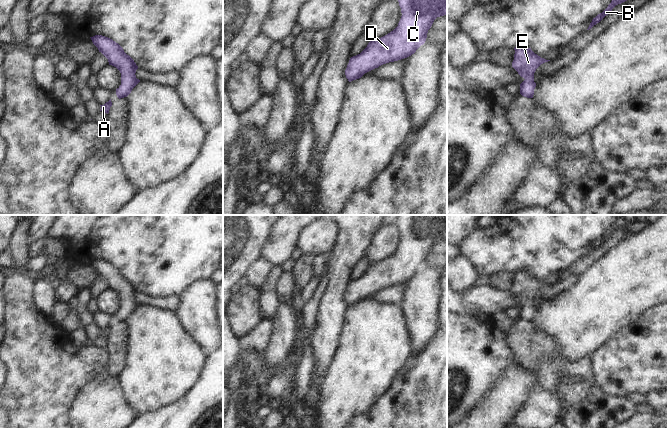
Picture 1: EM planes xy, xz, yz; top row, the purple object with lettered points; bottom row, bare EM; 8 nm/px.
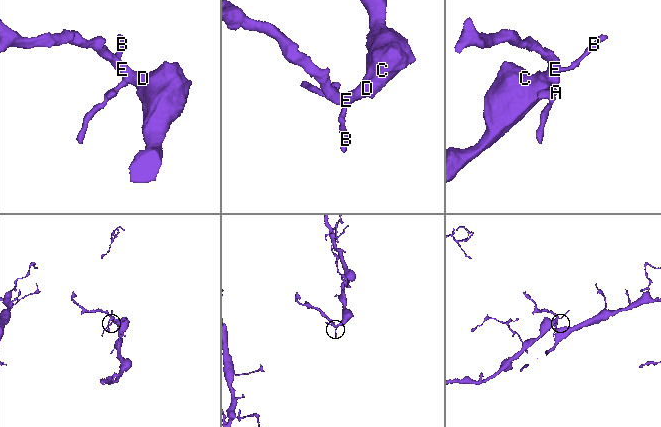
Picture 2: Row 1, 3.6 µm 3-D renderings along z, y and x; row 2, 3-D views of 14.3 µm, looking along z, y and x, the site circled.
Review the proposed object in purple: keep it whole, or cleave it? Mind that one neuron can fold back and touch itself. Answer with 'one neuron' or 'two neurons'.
one neuron

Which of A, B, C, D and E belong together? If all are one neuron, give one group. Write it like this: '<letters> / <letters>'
A B C D E

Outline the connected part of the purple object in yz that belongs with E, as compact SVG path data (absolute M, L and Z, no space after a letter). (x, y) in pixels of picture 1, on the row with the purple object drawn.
M516 46L514 50L515 54L512 67L525 79L520 84L520 94L527 98L533 98L534 89L536 87L534 73L541 64L550 60L541 58L535 54L531 48L526 46Z

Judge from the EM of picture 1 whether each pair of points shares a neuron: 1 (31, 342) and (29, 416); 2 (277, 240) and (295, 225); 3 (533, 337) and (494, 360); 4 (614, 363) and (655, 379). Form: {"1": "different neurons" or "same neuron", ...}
{"1": "same neuron", "2": "same neuron", "3": "different neurons", "4": "same neuron"}

